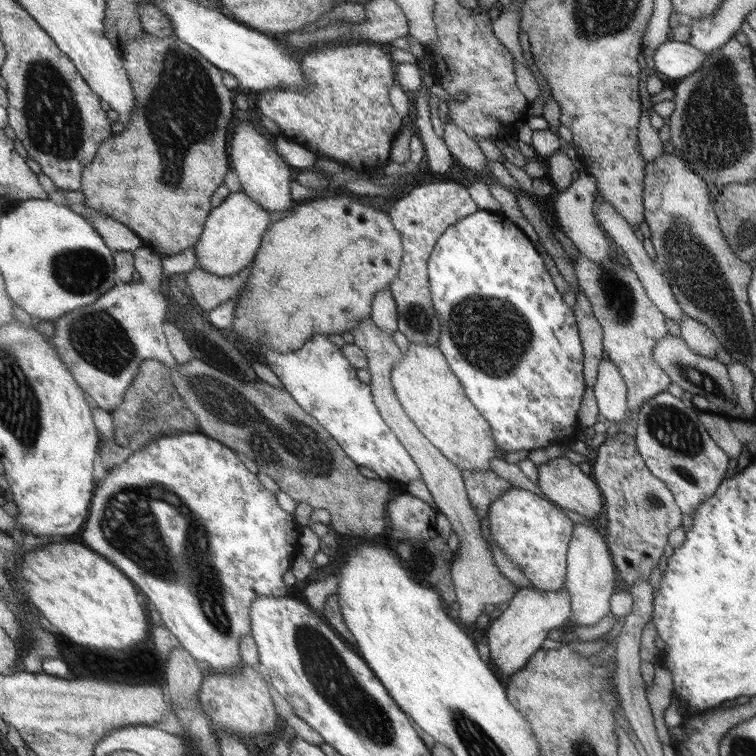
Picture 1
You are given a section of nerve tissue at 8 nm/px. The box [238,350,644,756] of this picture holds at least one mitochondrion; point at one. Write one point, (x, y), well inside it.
(332, 678)

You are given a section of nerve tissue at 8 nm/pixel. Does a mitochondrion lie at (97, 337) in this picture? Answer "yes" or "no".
yes

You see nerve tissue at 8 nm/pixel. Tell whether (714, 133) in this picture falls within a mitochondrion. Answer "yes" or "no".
yes

